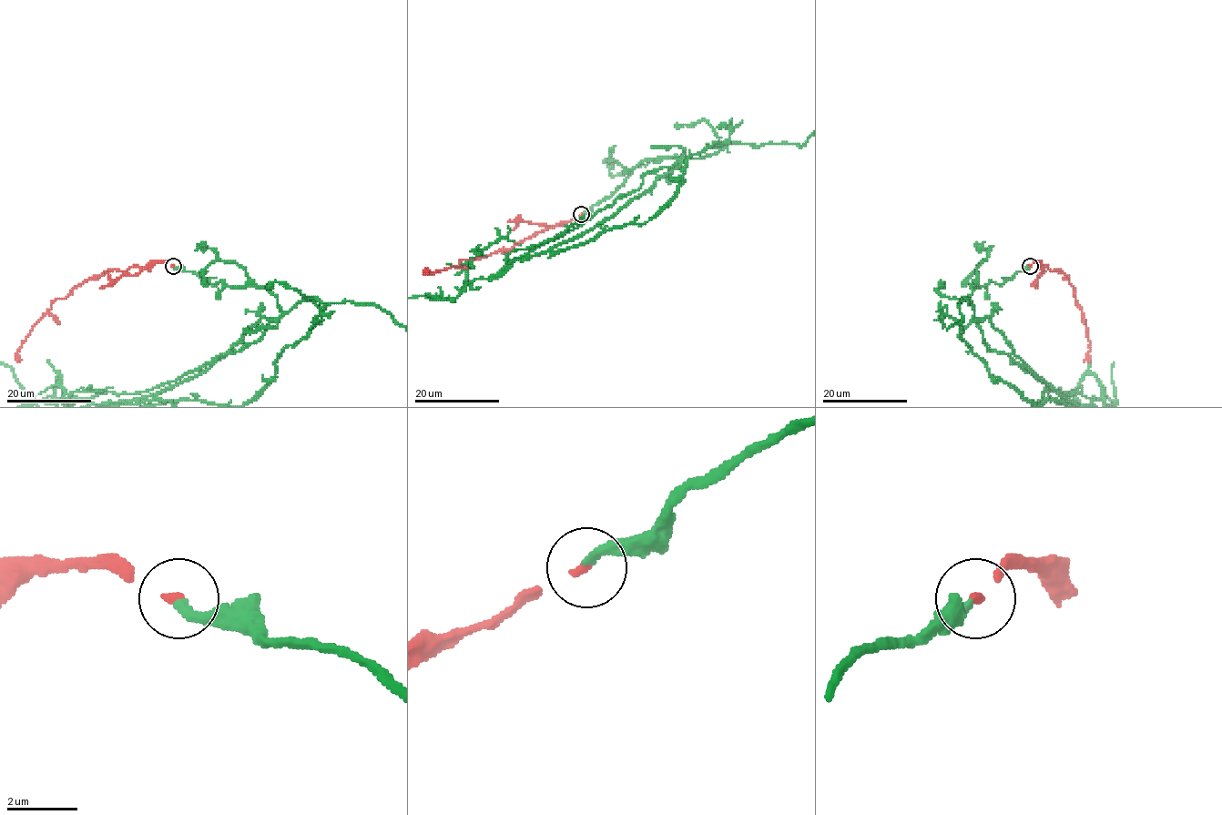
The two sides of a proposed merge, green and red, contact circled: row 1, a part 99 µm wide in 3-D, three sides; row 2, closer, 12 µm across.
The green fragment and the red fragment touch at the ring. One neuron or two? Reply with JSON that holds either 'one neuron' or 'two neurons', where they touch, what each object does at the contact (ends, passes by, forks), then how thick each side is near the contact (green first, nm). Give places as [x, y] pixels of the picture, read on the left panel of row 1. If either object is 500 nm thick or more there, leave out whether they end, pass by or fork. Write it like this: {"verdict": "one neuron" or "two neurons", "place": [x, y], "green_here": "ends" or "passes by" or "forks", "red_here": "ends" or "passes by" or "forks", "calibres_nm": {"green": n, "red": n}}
{"verdict": "one neuron", "place": [173, 266], "green_here": "ends", "red_here": "ends", "calibres_nm": {"green": 260, "red": 200}}

